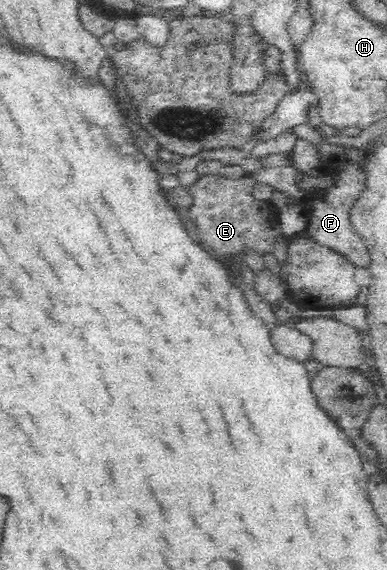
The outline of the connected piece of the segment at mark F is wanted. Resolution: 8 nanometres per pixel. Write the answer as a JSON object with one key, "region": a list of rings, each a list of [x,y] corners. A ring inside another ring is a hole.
{"region":[[[339,161],[338,166],[344,166],[344,173],[335,180],[330,188],[323,189],[315,196],[308,193],[301,202],[307,208],[309,227],[304,234],[318,243],[321,247],[329,248],[333,253],[346,258],[356,268],[369,267],[371,260],[369,250],[361,236],[354,230],[351,223],[351,212],[358,197],[366,189],[366,174],[361,164]]]}

